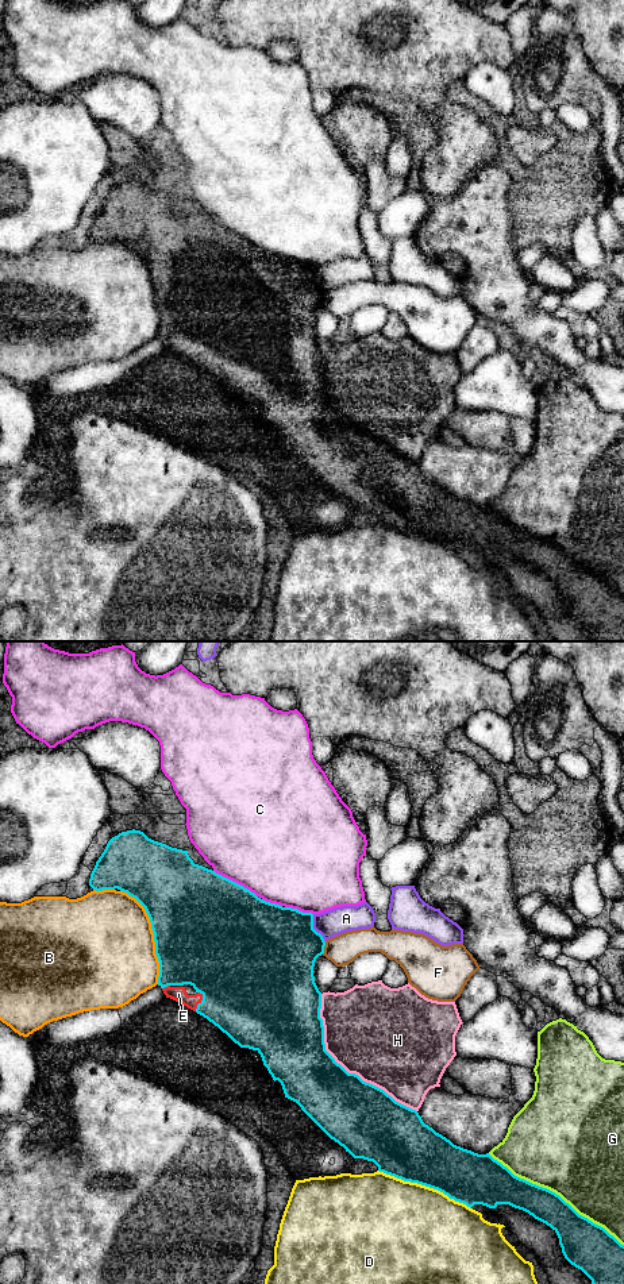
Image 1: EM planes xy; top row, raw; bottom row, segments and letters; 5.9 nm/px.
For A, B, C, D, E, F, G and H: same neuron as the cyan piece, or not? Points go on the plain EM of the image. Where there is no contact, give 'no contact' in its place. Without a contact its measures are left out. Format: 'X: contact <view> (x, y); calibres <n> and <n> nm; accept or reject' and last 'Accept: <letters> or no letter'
A: contact xy (312, 280); calibres 500 and 160 nm; reject
B: contact xy (154, 286); calibres 500 and 480 nm; reject
C: contact xy (234, 234); calibres 500 and 500 nm; reject
D: contact xy (424, 536); calibres 360 and 480 nm; reject
E: contact xy (201, 353); calibres 480 and 90 nm; accept
F: contact xy (323, 300); calibres 440 and 180 nm; reject
G: contact xy (554, 544); calibres 190 and 500 nm; reject
H: contact xy (343, 420); calibres 380 and 480 nm; reject
Accept: E

